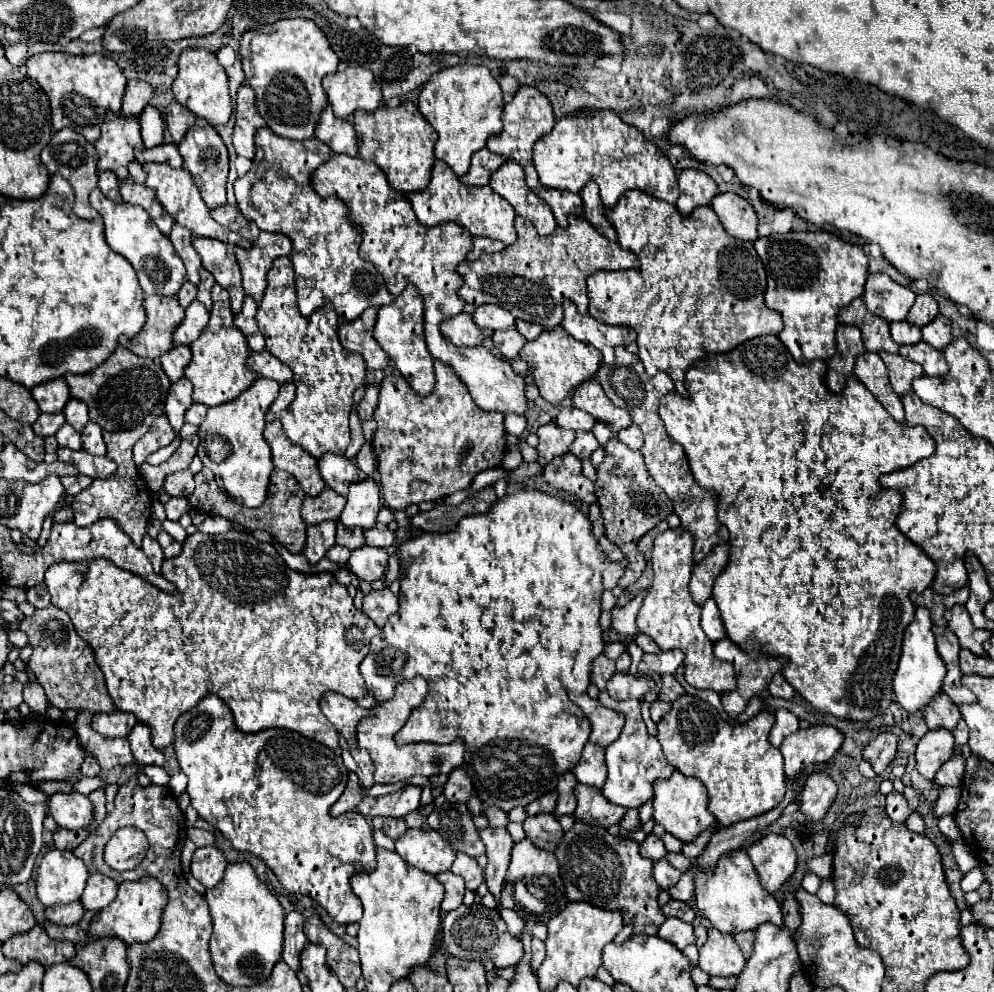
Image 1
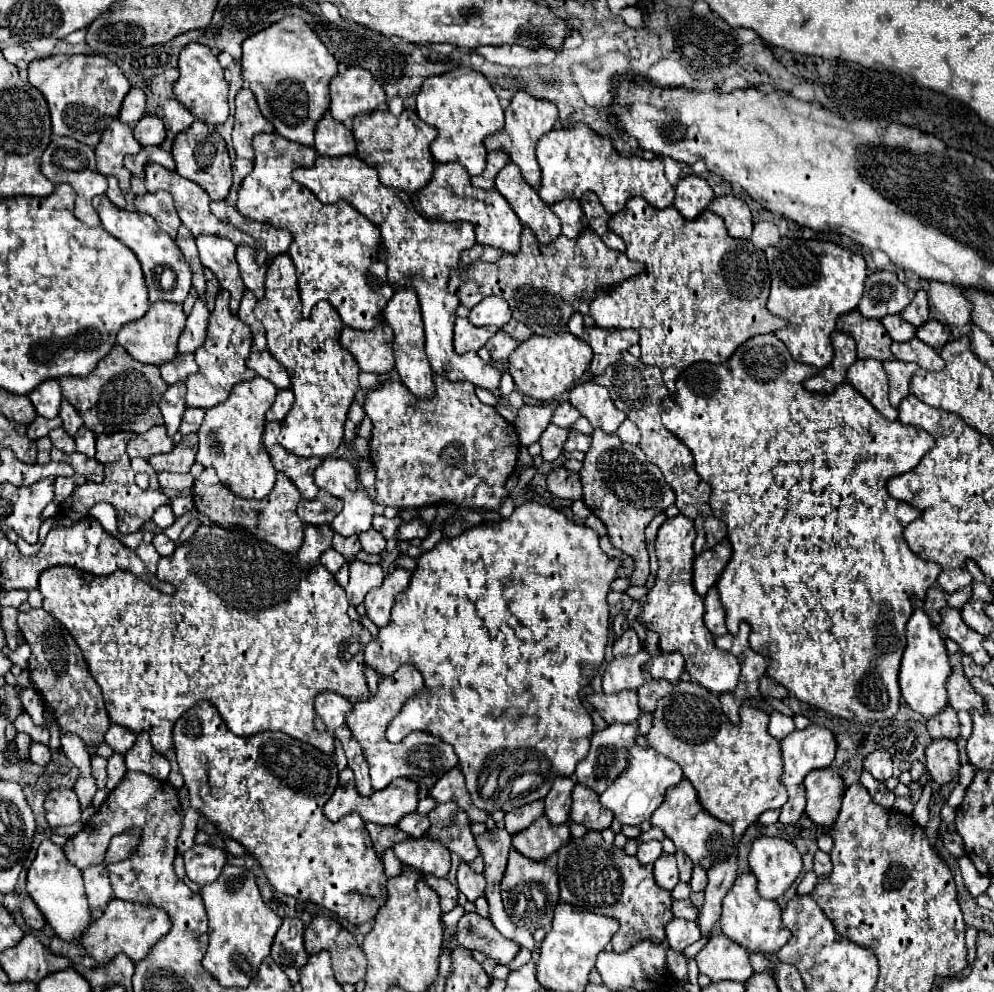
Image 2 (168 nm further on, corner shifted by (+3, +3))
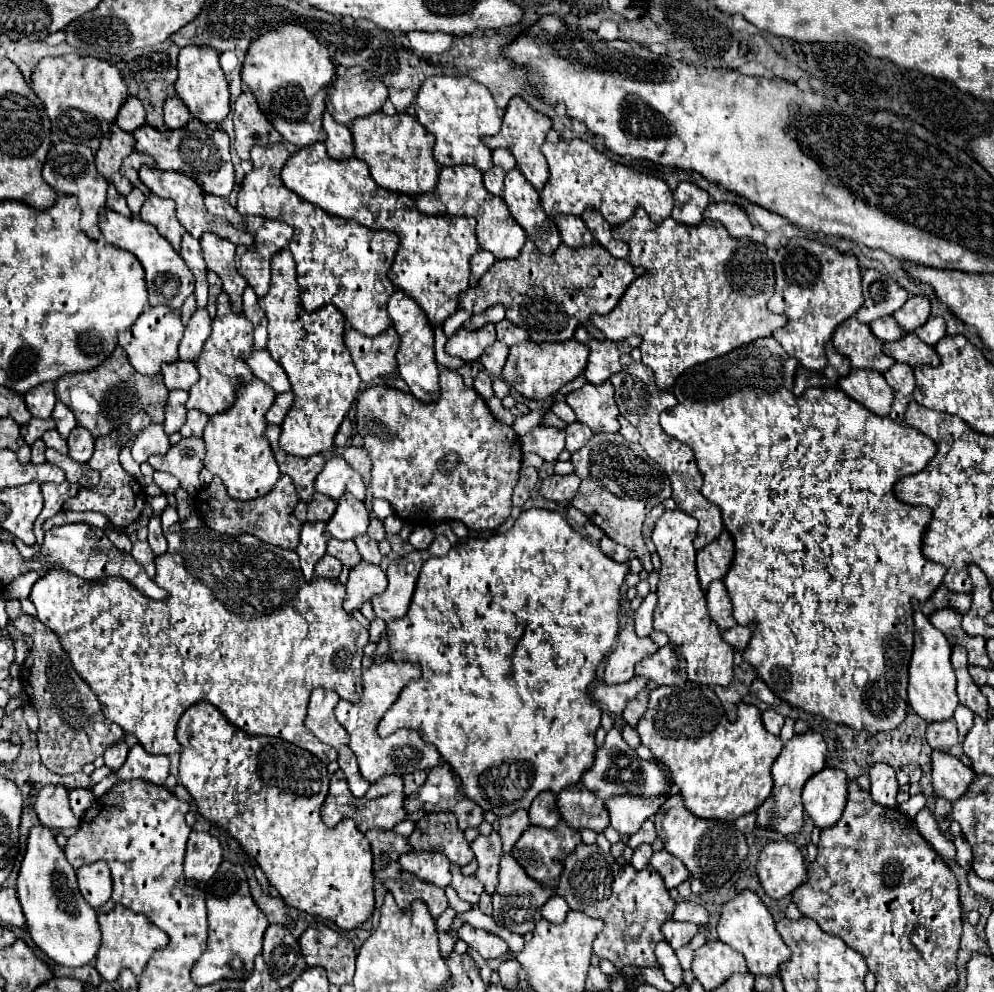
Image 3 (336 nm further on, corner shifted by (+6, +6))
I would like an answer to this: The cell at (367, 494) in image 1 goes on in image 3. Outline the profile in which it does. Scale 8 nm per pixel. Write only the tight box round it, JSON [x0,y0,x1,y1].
[327,494,369,540]

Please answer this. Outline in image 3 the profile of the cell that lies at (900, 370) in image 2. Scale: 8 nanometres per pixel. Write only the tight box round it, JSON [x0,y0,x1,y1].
[883,362,915,422]

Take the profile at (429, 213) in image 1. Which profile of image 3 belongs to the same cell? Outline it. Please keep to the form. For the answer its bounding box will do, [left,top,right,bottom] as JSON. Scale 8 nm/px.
[415,166,525,260]

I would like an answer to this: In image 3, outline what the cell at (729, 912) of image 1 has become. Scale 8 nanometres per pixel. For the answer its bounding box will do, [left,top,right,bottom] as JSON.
[717,890,791,974]

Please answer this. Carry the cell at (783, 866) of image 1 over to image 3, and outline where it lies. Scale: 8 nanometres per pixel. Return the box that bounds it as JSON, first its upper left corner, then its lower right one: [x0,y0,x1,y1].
[757,842,805,900]

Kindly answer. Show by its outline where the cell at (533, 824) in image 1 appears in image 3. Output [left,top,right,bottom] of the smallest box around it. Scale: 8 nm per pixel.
[511,820,581,888]

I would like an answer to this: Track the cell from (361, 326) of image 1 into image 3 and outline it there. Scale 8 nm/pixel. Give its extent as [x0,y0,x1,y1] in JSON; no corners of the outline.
[343,326,399,382]

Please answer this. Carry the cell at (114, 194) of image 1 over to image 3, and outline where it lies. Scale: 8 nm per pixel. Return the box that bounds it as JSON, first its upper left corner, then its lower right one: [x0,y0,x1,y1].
[107,186,131,216]

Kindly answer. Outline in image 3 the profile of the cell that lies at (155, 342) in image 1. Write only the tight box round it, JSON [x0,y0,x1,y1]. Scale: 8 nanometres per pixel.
[119,306,183,374]

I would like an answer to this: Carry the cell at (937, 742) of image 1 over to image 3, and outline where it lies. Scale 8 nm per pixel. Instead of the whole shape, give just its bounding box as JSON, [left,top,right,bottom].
[931,750,975,802]

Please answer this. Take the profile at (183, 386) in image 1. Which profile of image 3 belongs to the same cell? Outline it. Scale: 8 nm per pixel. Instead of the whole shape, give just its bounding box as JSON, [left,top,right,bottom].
[165,390,187,436]

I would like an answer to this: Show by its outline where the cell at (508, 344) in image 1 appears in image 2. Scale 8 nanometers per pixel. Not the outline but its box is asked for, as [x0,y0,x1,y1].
[486,331,518,363]

